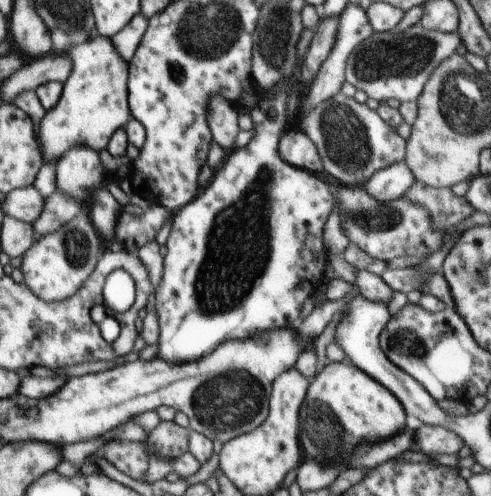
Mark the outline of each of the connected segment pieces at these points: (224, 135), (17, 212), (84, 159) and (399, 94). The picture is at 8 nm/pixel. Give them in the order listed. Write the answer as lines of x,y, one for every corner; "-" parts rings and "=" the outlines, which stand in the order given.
211,97
207,114
208,126
210,127
213,140
215,140
226,152
236,149
234,142
240,132
238,127
238,115
232,103
222,97
=
30,185
17,188
5,195
3,207
10,217
32,224
39,217
44,205
45,199
=
75,147
56,162
56,190
80,202
104,180
104,168
95,149
=
421,24
401,32
373,31
350,52
345,80
380,103
385,103
386,100
417,101
434,68
445,58
452,56
462,44
463,40
457,32
431,31

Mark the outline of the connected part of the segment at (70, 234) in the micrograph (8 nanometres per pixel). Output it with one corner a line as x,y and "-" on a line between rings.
84,214
84,218
76,216
56,232
39,237
23,254
20,269
25,285
36,297
45,303
60,303
84,288
85,281
96,272
101,256
98,232

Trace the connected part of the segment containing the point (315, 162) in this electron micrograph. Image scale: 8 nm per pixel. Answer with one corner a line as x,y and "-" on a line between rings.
287,129
279,140
280,156
296,168
308,172
320,172
325,170
316,144
310,137
300,131

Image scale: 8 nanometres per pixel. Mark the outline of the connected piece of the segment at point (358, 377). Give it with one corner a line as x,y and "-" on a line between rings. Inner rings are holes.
335,361
328,362
324,370
320,372
319,376
310,382
311,383
309,384
306,398
300,407
299,414
299,439
301,447
303,448
305,460
317,460
323,465
341,465
340,462
342,462
342,458
344,458
348,452
352,452
352,450
354,450
358,444
383,441
384,439
390,438
396,433
406,429
408,415
405,413
402,403
383,384
380,384
377,380
374,380
369,374
366,374
363,370
360,370
352,363

